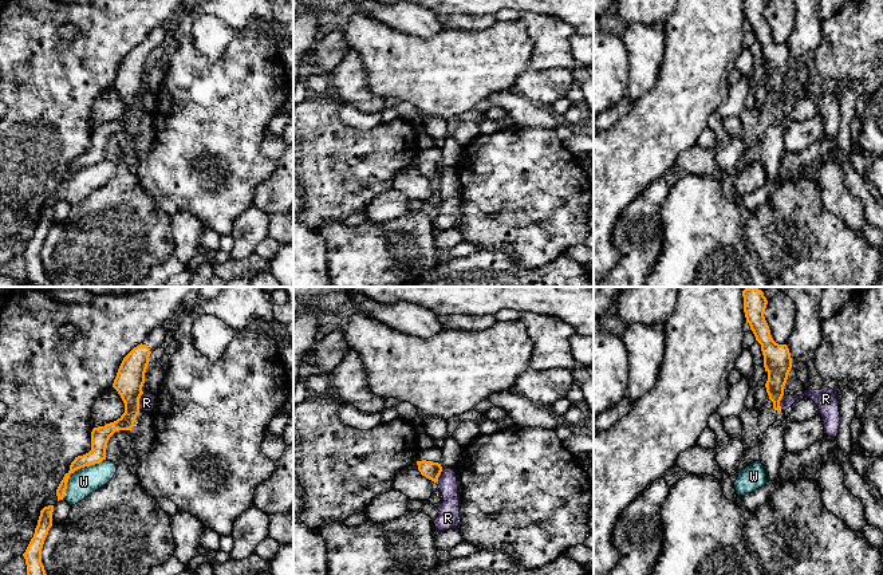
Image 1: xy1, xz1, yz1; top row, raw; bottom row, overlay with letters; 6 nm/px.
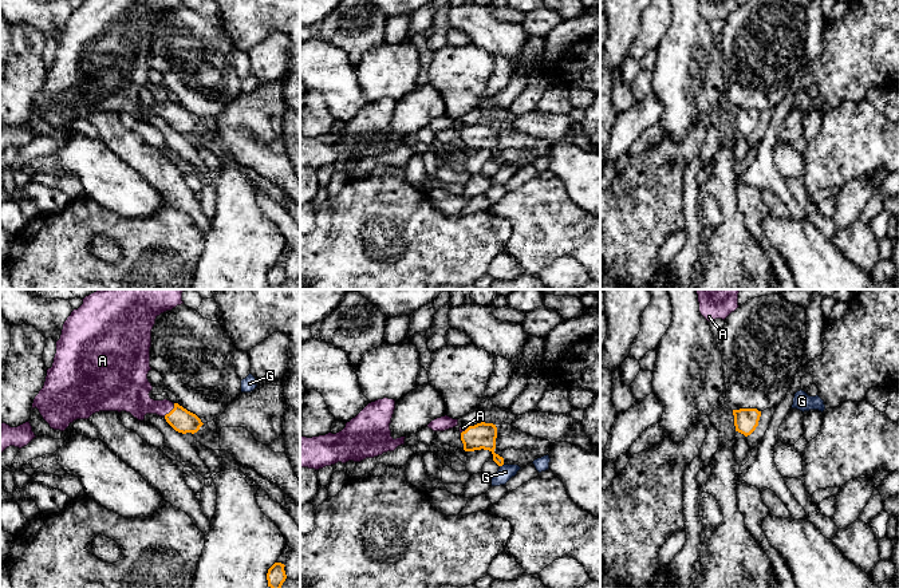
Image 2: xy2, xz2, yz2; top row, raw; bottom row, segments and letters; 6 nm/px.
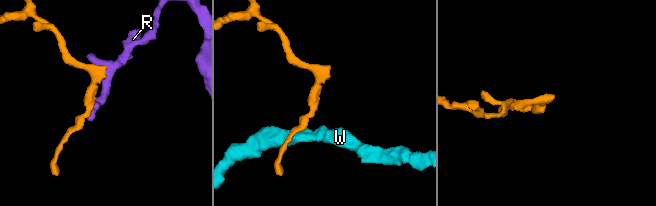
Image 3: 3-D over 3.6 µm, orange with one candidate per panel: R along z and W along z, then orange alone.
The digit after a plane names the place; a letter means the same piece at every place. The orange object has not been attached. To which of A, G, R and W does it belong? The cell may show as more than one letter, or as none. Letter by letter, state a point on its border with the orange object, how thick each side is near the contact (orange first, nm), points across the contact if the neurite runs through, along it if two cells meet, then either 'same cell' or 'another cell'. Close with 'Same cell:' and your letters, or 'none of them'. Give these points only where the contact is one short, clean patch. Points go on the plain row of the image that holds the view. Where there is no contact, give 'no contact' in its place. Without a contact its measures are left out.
A: meets orange in xy2 at (172, 110); 140 nm thick on the orange side, 190 nm on the other; runs through xy2 (182, 121), (172, 110), (142, 105), (133, 97); same cell
G: meets orange in xz2 at (501, 165); 160 nm thick on the orange side, 90 nm on the other; border along xz2 (503, 164), (500, 166); another cell
R: meets orange in xy1 at (138, 101); 170 nm thick on the orange side, 100 nm on the other; border along xy1 (144, 93), (138, 101), (138, 109); another cell
W: meets orange in xy1 at (75, 169); 110 nm thick on the orange side, 160 nm on the other; border along xy1 (105, 158), (75, 169), (70, 174), (62, 199); another cell
Same cell: A

